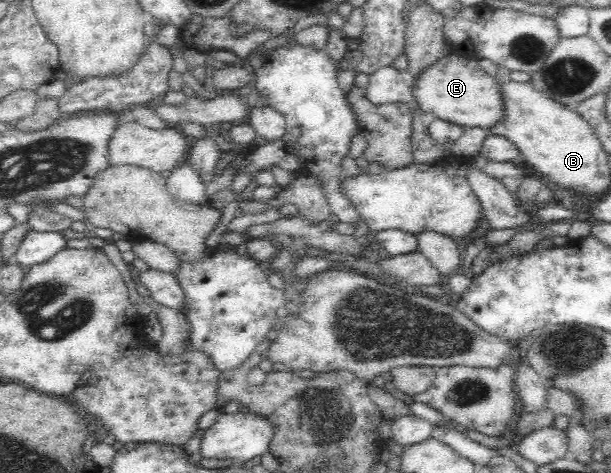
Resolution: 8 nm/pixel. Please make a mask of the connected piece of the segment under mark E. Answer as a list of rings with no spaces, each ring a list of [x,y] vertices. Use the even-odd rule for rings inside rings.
[[[446,54],[425,73],[421,73],[417,83],[412,83],[412,93],[423,113],[433,113],[436,118],[467,128],[479,126],[489,129],[493,125],[499,125],[507,117],[505,94],[500,80],[479,67],[473,56]]]

